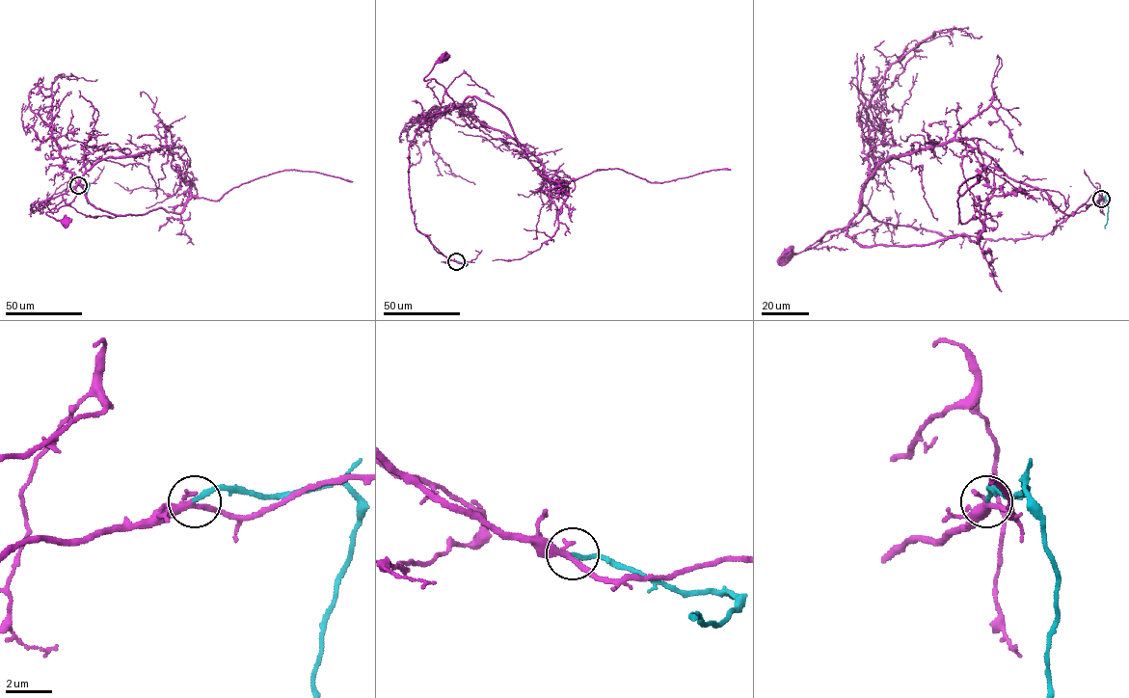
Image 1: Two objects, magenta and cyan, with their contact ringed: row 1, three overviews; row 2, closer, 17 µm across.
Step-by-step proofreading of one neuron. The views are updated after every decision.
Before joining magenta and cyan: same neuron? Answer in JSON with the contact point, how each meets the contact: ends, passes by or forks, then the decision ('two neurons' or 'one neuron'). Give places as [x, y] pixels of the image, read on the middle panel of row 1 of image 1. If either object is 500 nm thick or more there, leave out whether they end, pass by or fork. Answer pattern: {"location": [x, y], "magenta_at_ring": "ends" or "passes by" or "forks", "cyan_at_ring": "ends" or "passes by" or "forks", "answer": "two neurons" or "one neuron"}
{"location": [456, 261], "magenta_at_ring": "passes by", "cyan_at_ring": "ends", "answer": "one neuron"}

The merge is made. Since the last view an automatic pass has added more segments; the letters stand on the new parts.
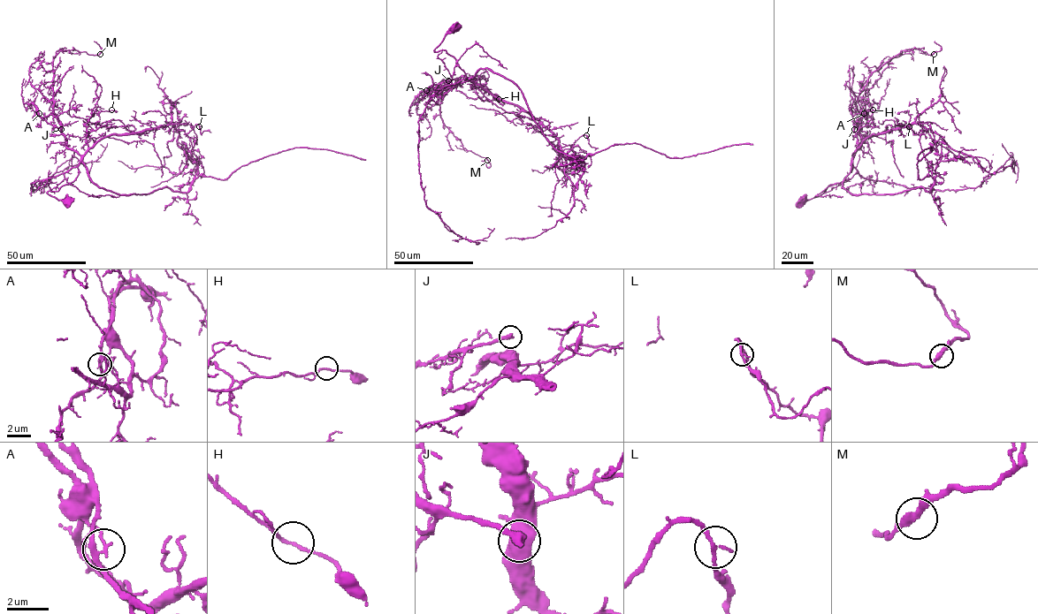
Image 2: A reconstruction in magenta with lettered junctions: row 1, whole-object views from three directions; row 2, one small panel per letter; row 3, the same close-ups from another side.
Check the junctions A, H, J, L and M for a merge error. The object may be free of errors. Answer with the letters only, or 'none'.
A

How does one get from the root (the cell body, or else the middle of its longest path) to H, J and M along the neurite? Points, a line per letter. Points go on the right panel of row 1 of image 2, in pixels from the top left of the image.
H: (802, 201), (820, 196), (829, 185), (842, 182), (851, 171), (852, 155), (857, 148), (852, 117), (873, 110)
J: (802, 201), (820, 196), (851, 171), (852, 157), (861, 146), (858, 128), (862, 128), (854, 129)
M: (802, 201), (851, 170), (861, 146), (856, 101), (868, 77), (902, 50), (934, 54)

